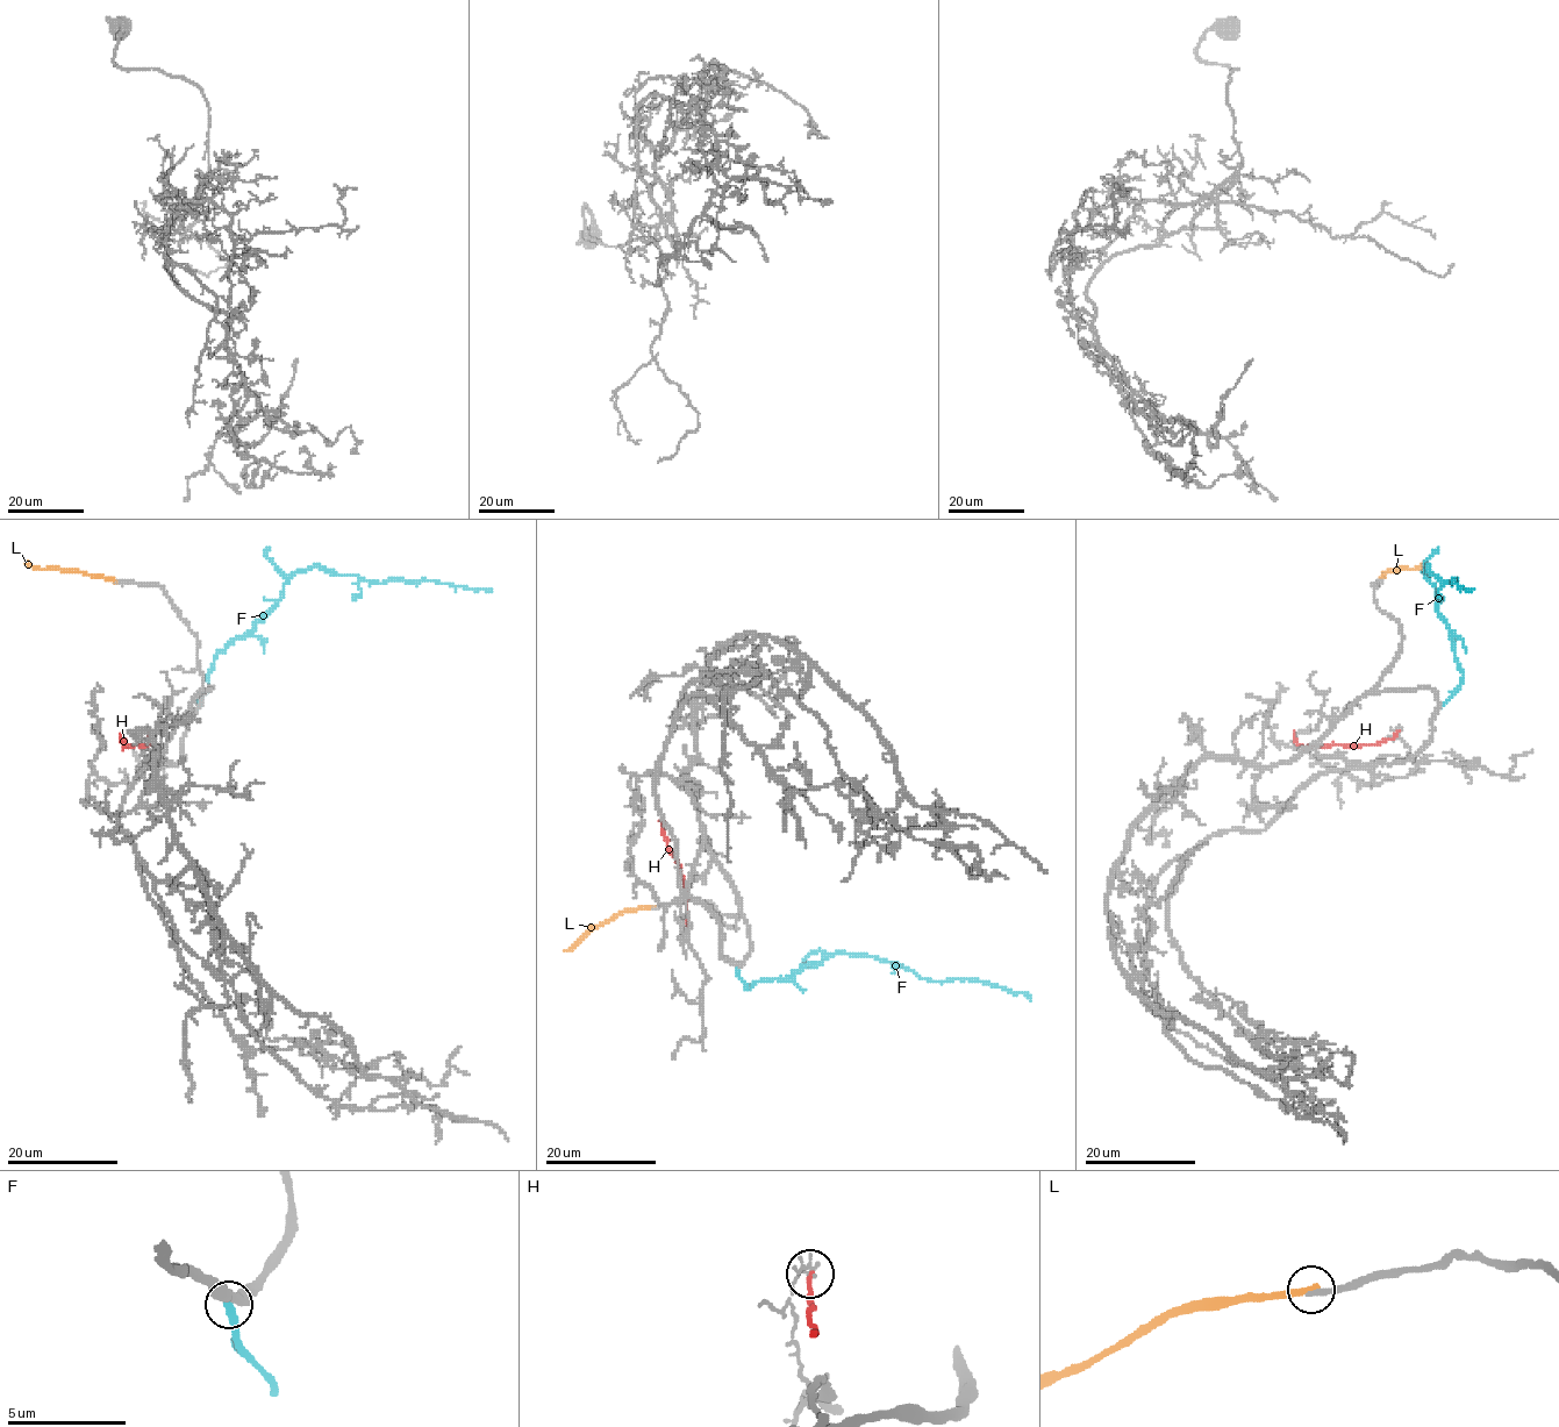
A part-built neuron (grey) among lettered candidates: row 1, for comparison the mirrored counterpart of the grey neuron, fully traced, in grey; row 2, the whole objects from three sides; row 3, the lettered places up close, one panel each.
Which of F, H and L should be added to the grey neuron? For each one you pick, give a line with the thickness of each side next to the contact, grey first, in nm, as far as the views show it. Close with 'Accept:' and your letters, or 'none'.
Accept: none

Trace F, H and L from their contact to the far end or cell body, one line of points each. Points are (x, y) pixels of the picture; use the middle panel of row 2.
F: (737, 967), (746, 989), (788, 979), (836, 951), (900, 964), (932, 980), (998, 984), (1029, 1000)
H: (685, 924), (685, 885), (678, 862), (667, 847), (660, 819)
L: (655, 907), (615, 915), (592, 926), (565, 951)

